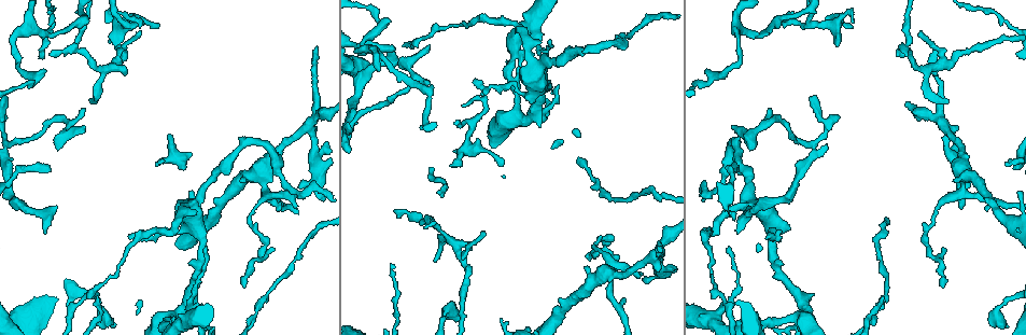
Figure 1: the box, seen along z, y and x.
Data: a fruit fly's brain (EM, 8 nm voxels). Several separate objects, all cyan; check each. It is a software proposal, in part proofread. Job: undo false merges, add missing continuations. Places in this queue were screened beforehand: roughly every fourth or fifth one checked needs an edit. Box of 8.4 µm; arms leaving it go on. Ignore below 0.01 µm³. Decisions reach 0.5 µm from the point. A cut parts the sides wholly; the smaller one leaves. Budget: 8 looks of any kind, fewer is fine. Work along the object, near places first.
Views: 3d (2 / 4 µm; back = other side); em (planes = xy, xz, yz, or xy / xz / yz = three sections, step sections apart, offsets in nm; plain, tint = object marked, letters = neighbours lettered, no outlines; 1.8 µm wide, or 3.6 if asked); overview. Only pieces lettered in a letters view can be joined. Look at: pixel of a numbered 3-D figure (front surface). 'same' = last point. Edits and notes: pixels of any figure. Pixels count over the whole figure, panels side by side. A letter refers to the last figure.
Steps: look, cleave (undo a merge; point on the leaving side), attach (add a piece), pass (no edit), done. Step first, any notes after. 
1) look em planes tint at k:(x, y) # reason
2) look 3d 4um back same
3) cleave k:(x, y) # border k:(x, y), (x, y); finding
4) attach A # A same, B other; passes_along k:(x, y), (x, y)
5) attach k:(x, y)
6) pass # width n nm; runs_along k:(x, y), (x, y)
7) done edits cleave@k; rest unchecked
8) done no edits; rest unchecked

look em planes letters at 1:(835, 23) # abrupt turn

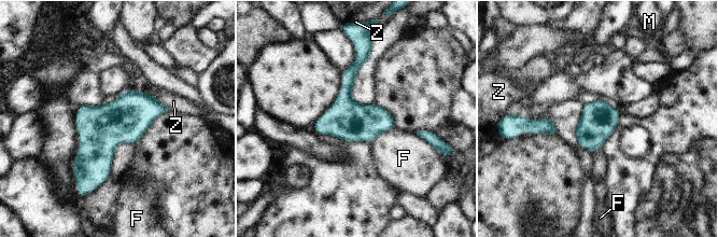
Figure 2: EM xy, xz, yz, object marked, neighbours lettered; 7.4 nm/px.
pass # F other, M other, Z other; border 2:(396, 127), (382, 131), (371, 142); all the same neuron

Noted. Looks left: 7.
look 3d 2um at 1:(316, 48)

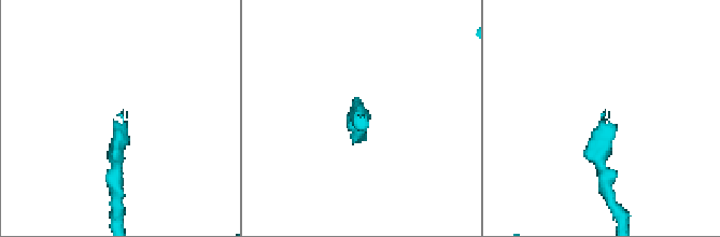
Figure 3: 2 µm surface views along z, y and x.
look em xz step 16 tint at 3:(127, 114)

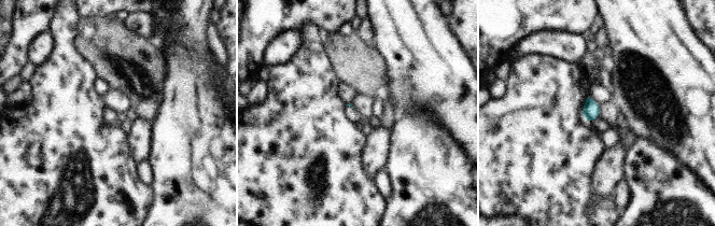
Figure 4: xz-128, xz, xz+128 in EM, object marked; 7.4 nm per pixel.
look em planes letters same # another direction

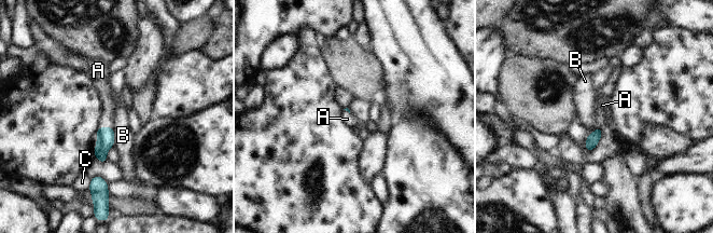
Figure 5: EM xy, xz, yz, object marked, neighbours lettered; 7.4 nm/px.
attach A # A same, B other, C other; passes_along 5:(105, 135), (105, 127), (106, 119); it goes on there

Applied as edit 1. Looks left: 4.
look em yz step 4 letters at 1:(732, 127) # tapers out

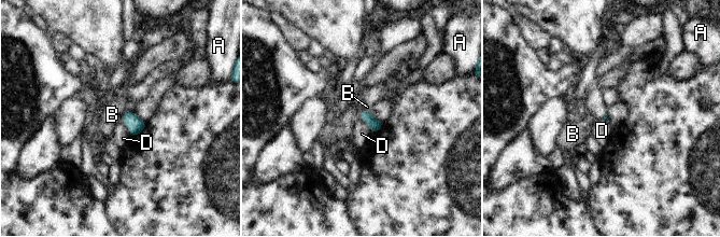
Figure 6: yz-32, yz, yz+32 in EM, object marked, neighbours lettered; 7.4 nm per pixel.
pass # longest_contact D 130 nm; A other, B other, D other; no lettered piece goes on from it

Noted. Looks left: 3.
look em planes letters at 1:(46, 231) # branch stops here

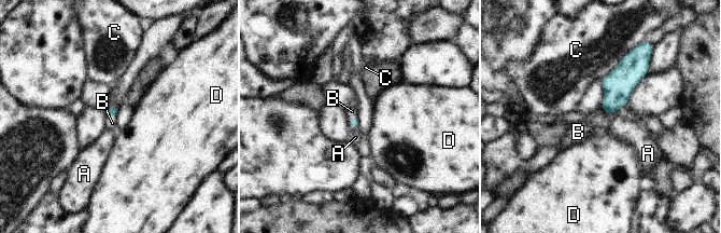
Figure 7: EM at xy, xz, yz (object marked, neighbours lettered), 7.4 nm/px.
attach B # A other, B same, C other, D other; the neuron continues

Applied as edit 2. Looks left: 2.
done edits attach@5, attach@7; rest unchecked

